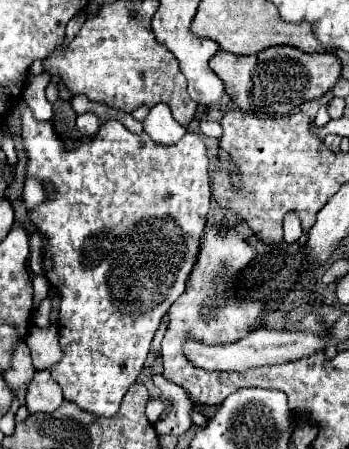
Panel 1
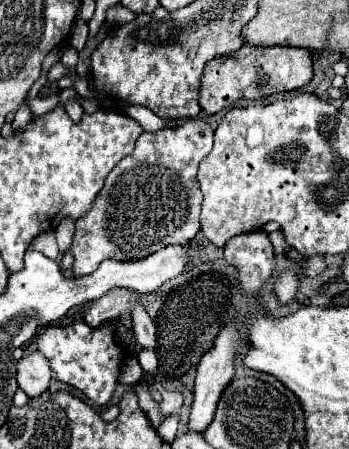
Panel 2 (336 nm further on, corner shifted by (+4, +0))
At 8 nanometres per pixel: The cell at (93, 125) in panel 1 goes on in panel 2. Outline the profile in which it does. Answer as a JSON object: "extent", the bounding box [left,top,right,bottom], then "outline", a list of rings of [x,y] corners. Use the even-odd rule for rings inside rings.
{"extent":[65,99,83,123],"outline":[[[69,99],[65,105],[65,111],[67,111],[67,115],[77,123],[77,121],[81,121],[81,115],[83,115],[83,107],[81,107],[81,103],[77,101],[77,99]]]}

